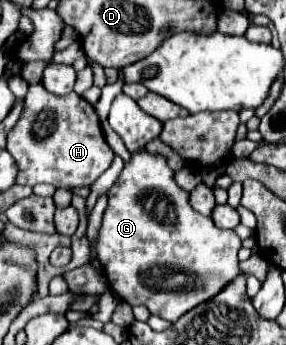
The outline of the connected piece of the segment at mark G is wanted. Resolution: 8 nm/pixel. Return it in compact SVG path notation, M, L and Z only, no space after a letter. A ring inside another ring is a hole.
M145 149L143 153L131 155L131 161L107 195L109 205L97 245L99 261L113 293L129 305L147 307L151 315L169 323L175 323L187 309L215 297L233 279L243 275L237 259L237 251L241 249L237 233L219 229L211 217L195 213L187 201L189 193L175 185L173 173L161 155L149 155ZM159 267L189 271L193 279L185 289L153 289L147 285L147 277L149 271Z

